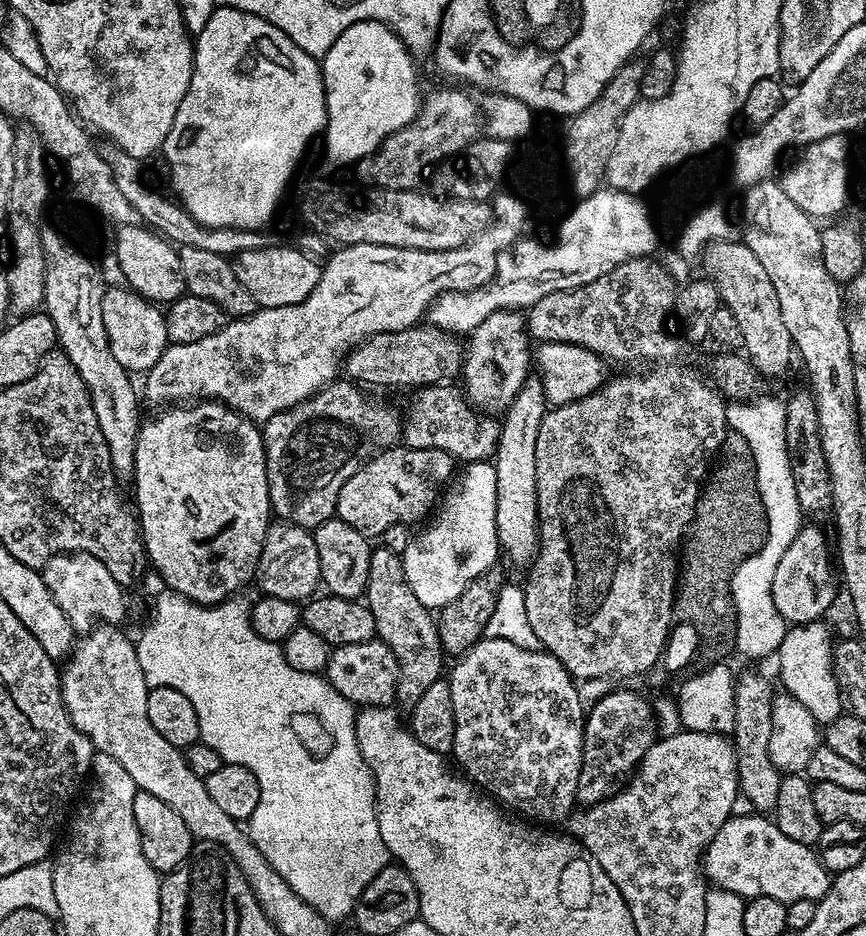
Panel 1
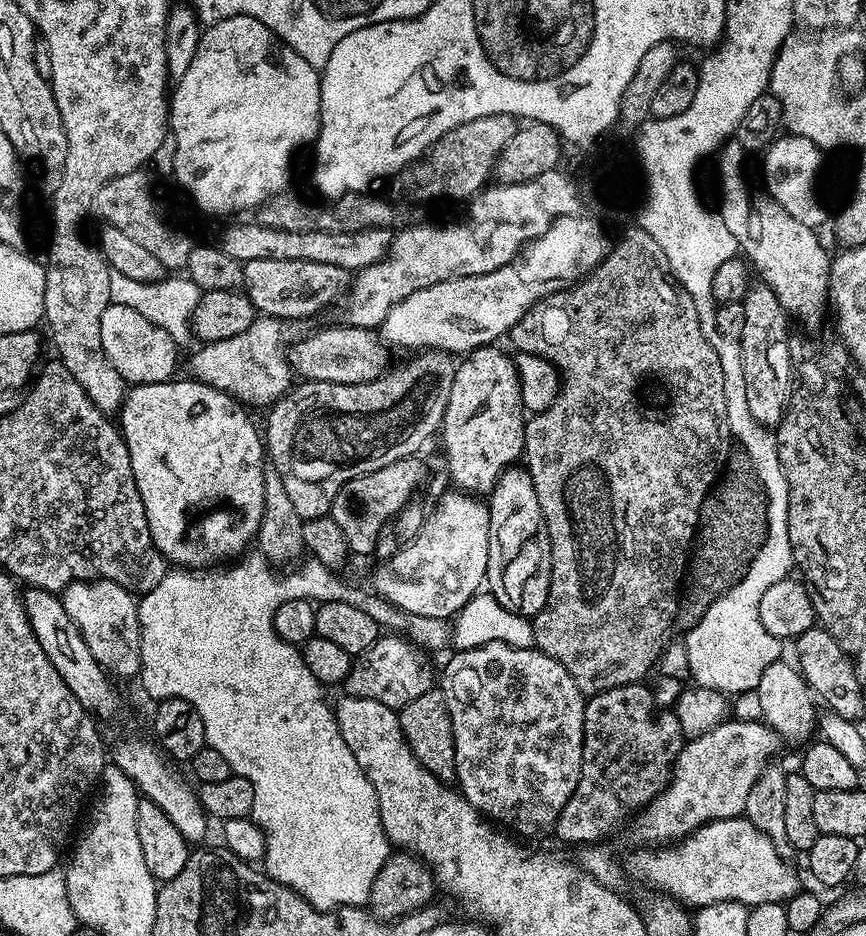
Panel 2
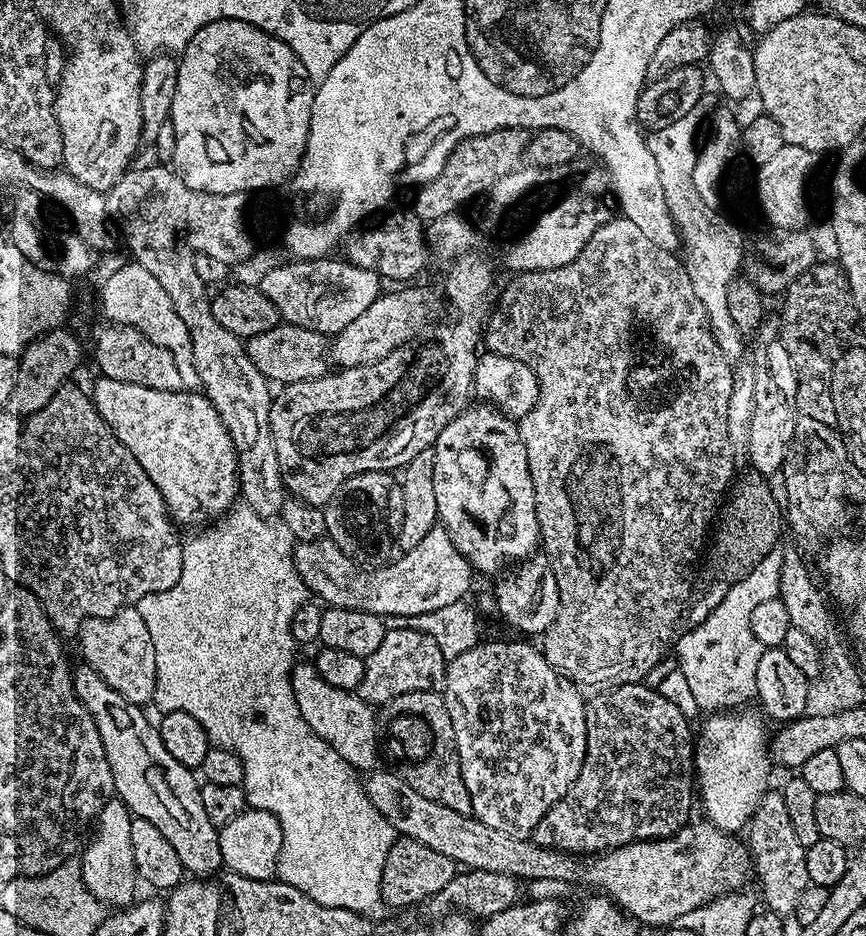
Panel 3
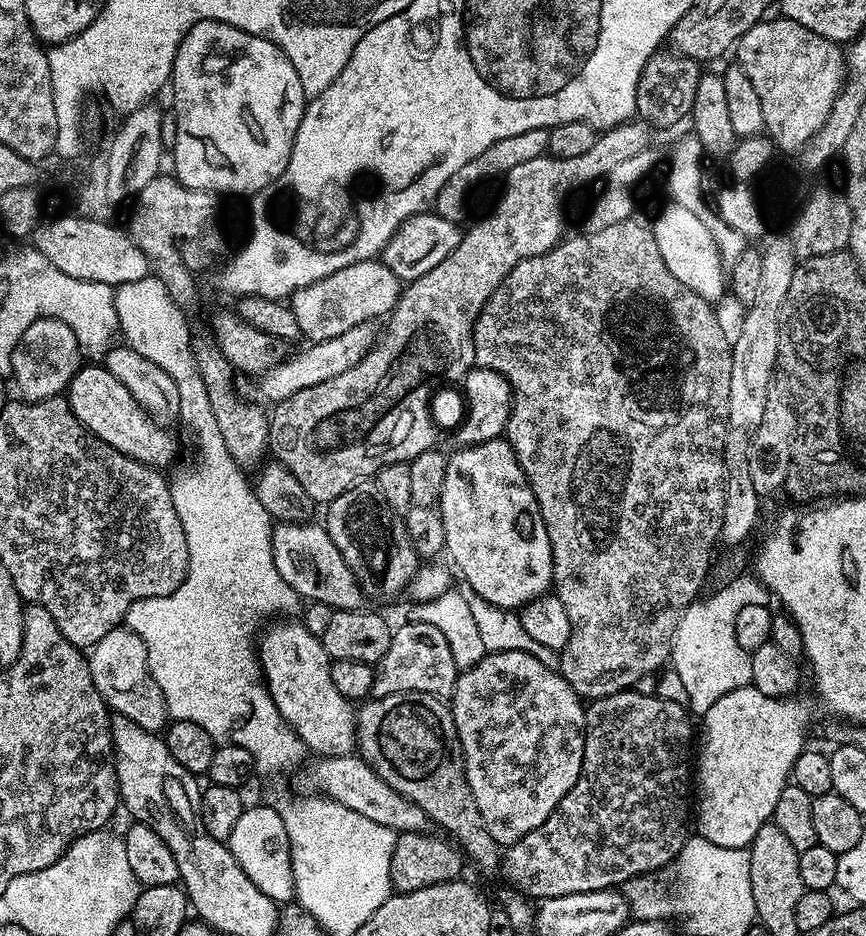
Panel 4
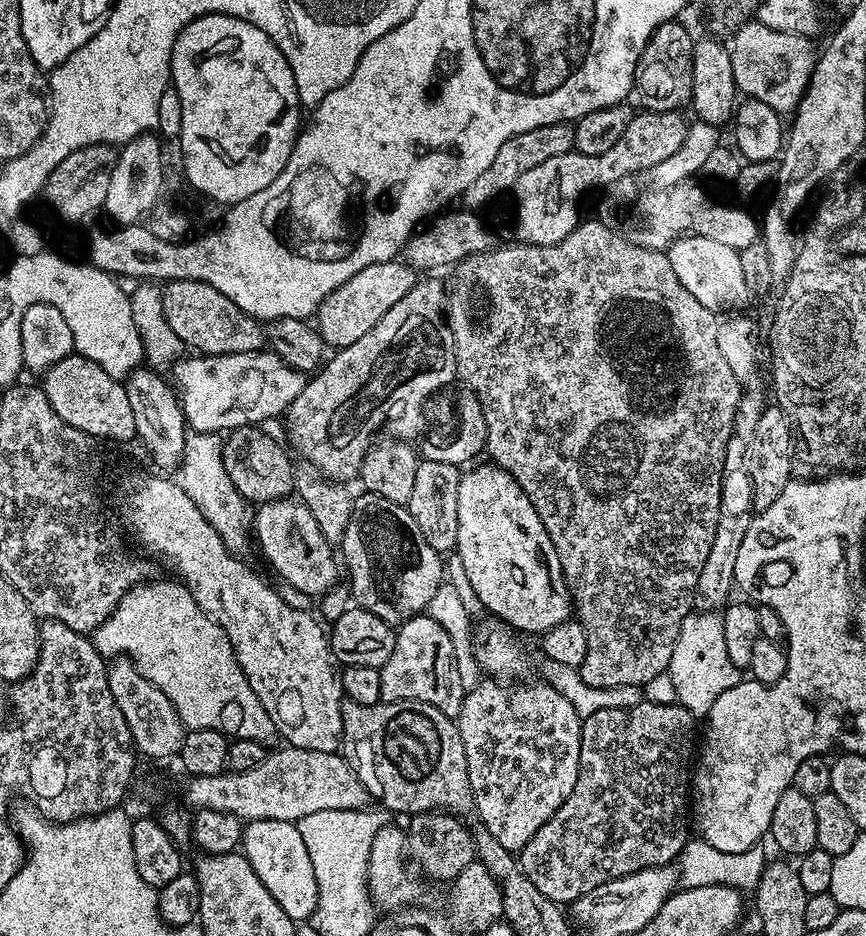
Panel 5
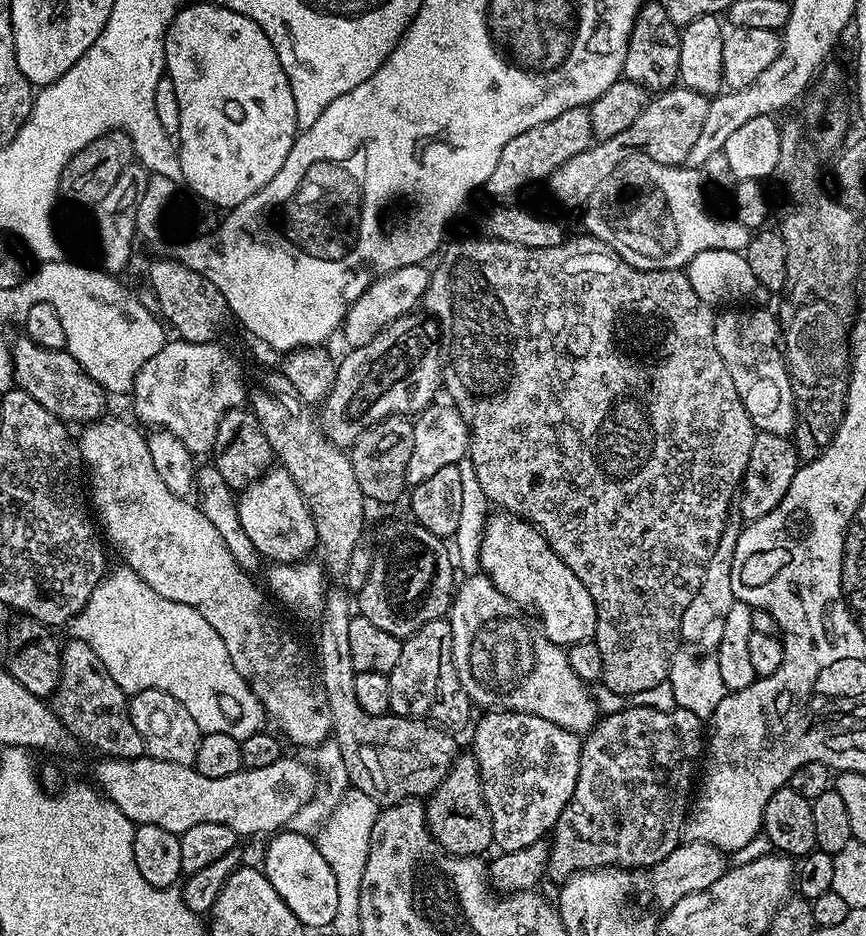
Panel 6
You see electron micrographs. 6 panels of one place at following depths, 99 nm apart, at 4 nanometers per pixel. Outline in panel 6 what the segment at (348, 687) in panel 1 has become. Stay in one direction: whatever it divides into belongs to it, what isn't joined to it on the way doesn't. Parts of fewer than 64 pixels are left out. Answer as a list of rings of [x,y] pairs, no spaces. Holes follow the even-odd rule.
[[[447,619],[426,622],[426,626],[407,637],[400,645],[398,662],[394,662],[387,678],[390,682],[390,709],[395,715],[415,716],[445,730],[469,727],[474,705],[466,690],[462,690],[462,682],[458,682],[458,670],[454,670],[452,625]]]

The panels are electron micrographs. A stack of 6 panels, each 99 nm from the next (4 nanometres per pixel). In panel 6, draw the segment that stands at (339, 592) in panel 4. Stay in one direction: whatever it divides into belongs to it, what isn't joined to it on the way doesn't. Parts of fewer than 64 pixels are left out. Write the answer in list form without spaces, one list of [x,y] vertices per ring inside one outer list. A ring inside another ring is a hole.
[[[280,466],[273,467],[255,484],[249,484],[243,489],[239,493],[236,506],[238,518],[247,537],[260,555],[269,561],[278,564],[299,562],[317,545],[315,526],[312,524],[306,502],[290,474]]]

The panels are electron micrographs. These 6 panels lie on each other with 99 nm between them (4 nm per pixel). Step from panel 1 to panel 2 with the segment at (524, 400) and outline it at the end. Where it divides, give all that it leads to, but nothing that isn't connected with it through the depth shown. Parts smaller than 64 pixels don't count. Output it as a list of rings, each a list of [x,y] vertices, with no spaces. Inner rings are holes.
[[[513,466],[496,480],[486,500],[488,506],[488,565],[486,566],[486,588],[492,597],[506,610],[529,618],[537,616],[546,606],[550,594],[552,577],[552,547],[548,537],[548,527],[544,521],[544,511],[538,502],[534,482],[527,467]]]

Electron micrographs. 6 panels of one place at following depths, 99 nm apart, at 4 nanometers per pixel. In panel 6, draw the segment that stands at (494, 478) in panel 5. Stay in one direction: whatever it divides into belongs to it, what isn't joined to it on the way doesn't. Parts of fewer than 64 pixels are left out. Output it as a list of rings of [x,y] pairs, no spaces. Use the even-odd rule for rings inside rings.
[[[494,514],[487,517],[487,523],[484,525],[483,536],[481,538],[481,544],[479,546],[479,571],[483,575],[490,578],[490,582],[494,584],[496,589],[513,600],[515,604],[519,604],[521,609],[529,610],[533,608],[534,611],[540,615],[540,621],[538,621],[539,627],[542,629],[545,636],[550,638],[550,642],[561,646],[571,646],[573,644],[582,644],[591,641],[596,635],[596,607],[594,602],[590,598],[590,594],[586,590],[586,586],[582,586],[582,582],[578,582],[578,578],[574,574],[574,570],[570,570],[566,566],[566,562],[562,562],[562,558],[558,558],[558,554],[548,545],[546,538],[528,521],[520,519],[515,514],[496,514],[500,516],[494,516]]]

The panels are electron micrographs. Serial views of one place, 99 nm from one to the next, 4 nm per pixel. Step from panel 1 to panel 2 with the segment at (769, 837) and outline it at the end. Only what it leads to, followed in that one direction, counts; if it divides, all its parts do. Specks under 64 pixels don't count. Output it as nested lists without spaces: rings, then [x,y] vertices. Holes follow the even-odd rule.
[[[735,816],[729,820],[715,820],[703,824],[700,828],[684,837],[675,846],[644,846],[641,852],[632,856],[632,868],[640,880],[646,880],[658,888],[658,892],[679,900],[692,910],[699,910],[718,902],[738,901],[745,906],[762,902],[786,902],[801,891],[800,876],[780,857],[777,841],[772,840],[754,826],[744,816]]]

